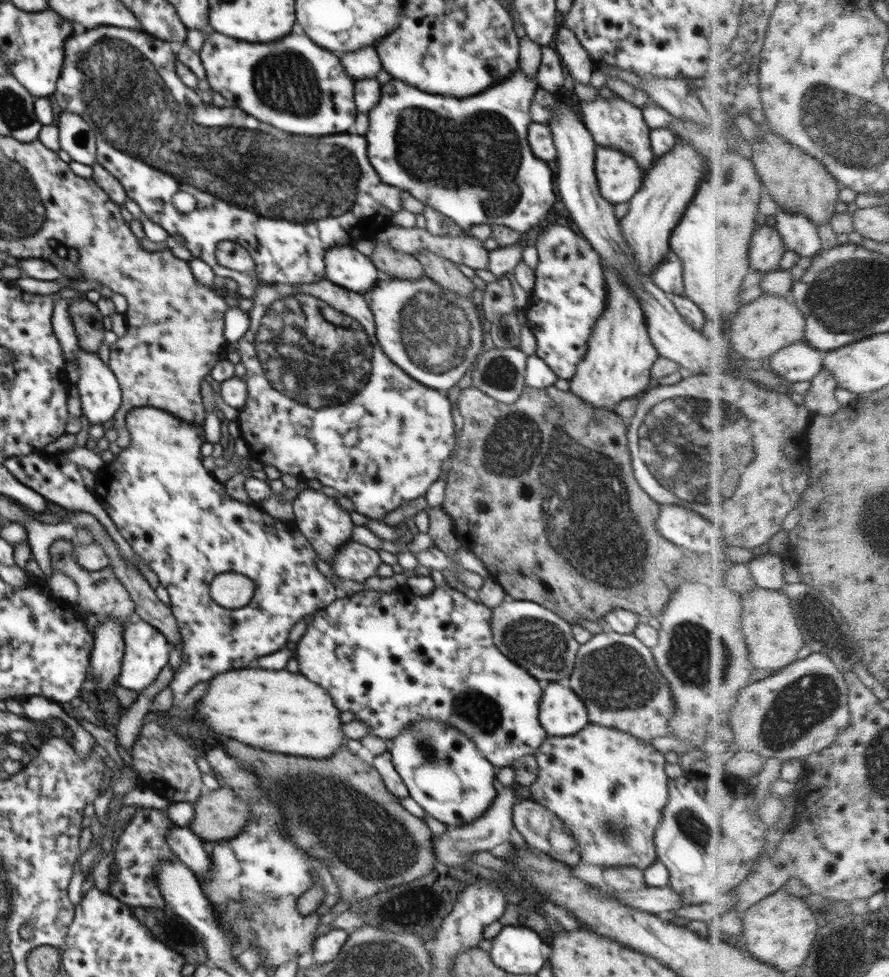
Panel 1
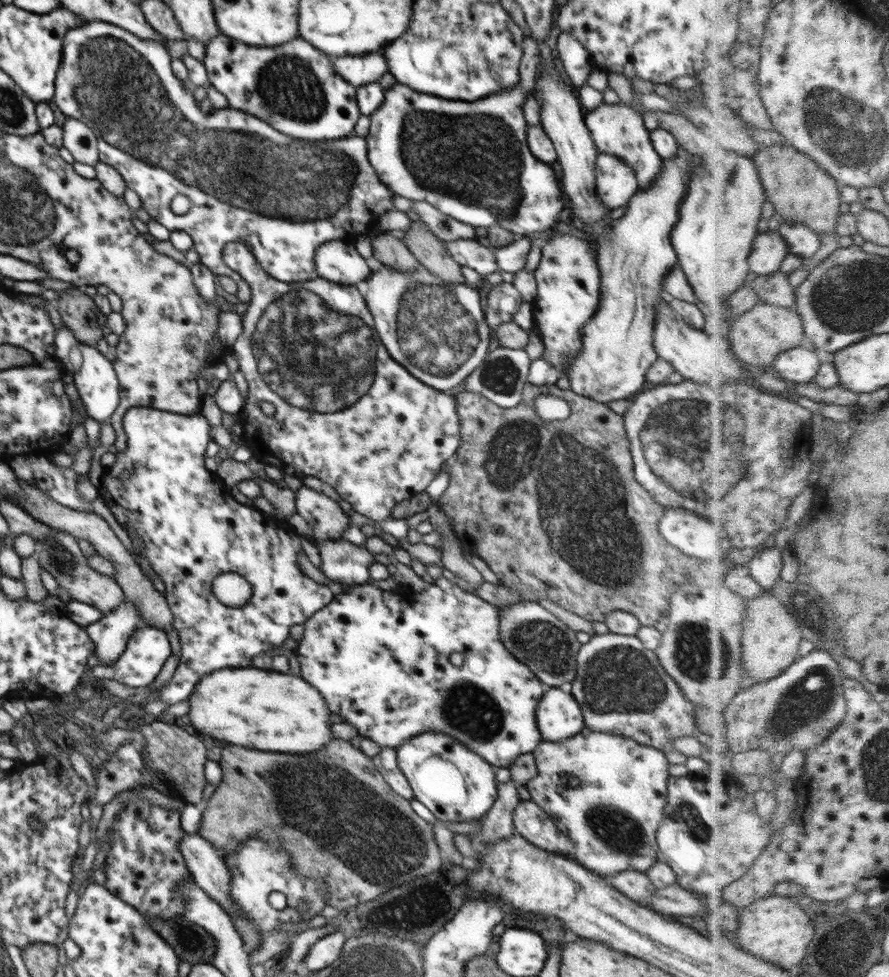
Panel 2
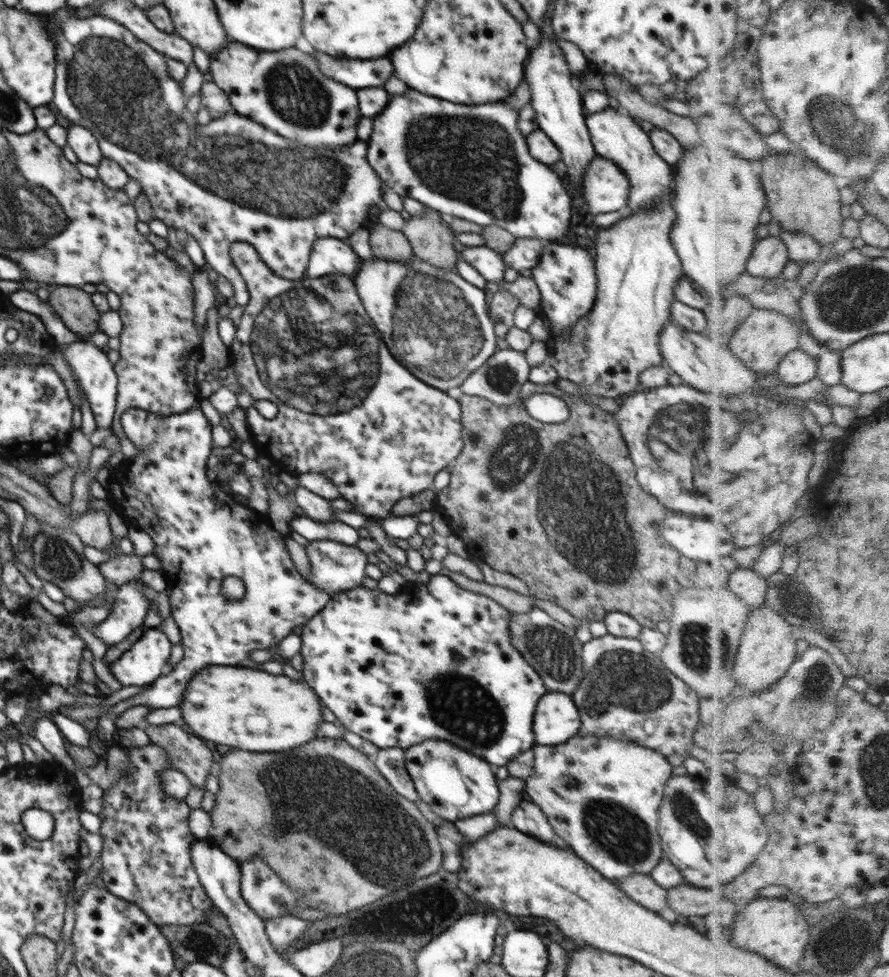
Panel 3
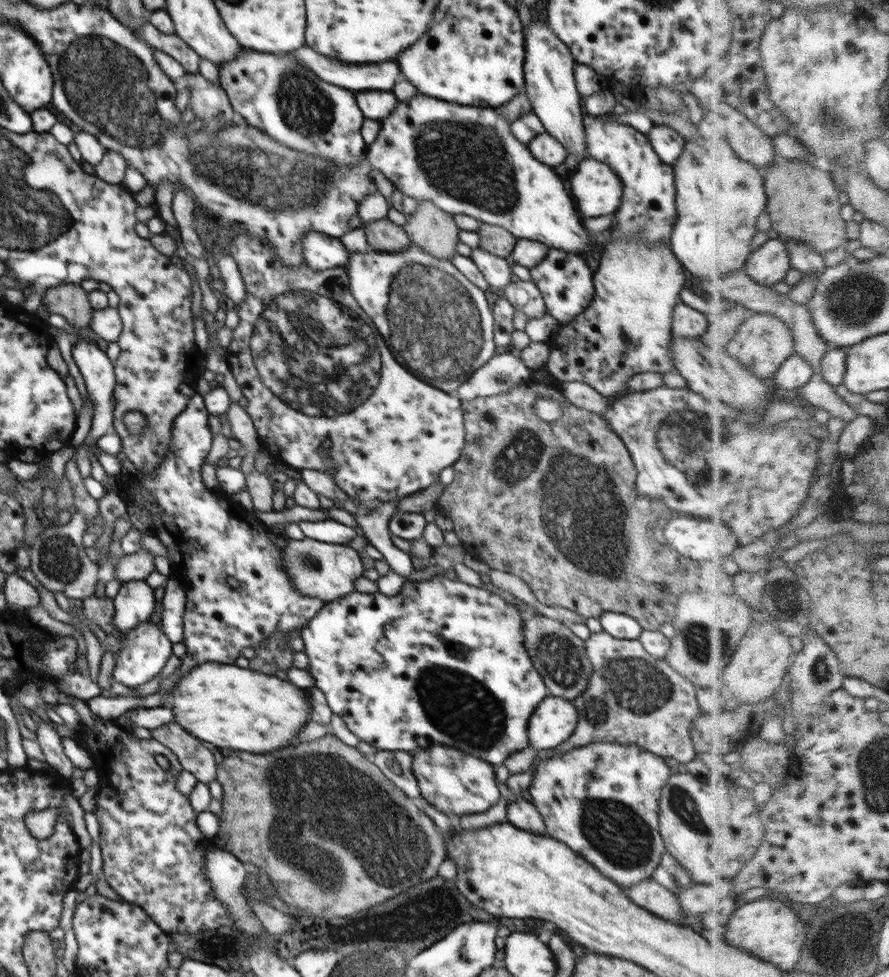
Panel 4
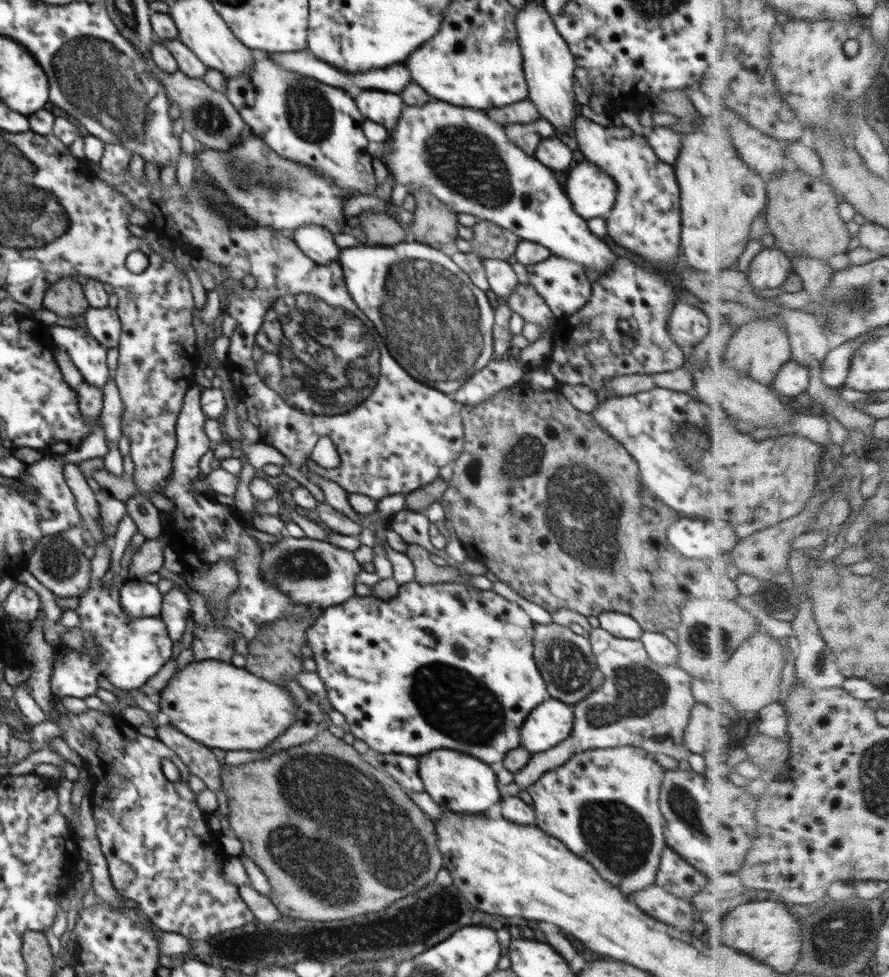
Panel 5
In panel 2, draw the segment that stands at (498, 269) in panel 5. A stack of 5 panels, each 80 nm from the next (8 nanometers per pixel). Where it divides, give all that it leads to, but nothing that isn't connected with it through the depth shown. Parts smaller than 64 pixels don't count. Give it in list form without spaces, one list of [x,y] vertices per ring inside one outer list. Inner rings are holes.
[[[459,238],[458,240],[446,240],[445,247],[450,256],[458,262],[462,269],[470,268],[482,278],[498,271],[498,264],[494,258],[495,252],[490,246],[482,246],[475,239]]]

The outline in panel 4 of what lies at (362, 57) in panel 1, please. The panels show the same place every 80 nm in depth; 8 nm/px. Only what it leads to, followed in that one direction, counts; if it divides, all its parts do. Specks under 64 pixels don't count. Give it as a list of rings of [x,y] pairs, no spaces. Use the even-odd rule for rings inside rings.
[[[308,46],[293,51],[293,58],[302,66],[307,66],[318,78],[354,92],[391,91],[401,73],[401,68],[395,61],[346,64],[338,59],[318,54]]]

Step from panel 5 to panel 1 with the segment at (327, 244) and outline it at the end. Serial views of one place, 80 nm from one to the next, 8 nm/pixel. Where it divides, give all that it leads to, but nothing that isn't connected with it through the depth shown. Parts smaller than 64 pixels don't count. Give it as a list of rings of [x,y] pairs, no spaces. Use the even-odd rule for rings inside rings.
[[[336,245],[325,254],[326,279],[348,290],[367,296],[383,276],[372,260],[354,247]]]

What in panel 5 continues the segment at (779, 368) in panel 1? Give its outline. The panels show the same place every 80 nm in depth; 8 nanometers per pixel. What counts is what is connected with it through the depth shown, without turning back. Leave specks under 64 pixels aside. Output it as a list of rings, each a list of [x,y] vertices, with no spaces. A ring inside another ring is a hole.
[[[793,357],[782,369],[774,382],[774,387],[782,395],[800,396],[811,387],[811,368],[804,366]]]

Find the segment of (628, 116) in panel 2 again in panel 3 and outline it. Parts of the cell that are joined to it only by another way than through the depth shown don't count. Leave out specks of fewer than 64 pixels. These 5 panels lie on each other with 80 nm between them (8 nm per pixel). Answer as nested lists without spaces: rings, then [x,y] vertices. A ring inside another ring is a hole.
[[[605,108],[602,112],[586,113],[585,124],[588,127],[594,151],[598,157],[609,159],[620,167],[620,171],[630,182],[630,196],[627,207],[620,210],[623,217],[635,214],[636,210],[648,209],[666,197],[673,188],[674,167],[668,165],[654,151],[649,134],[640,126],[640,120],[622,109]]]

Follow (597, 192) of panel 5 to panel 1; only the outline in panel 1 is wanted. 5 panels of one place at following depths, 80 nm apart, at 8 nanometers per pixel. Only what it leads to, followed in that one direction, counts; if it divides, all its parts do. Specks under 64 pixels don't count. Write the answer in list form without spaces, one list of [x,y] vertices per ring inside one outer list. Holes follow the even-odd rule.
[[[597,145],[594,164],[600,195],[612,205],[629,203],[640,190],[645,174],[630,155]]]

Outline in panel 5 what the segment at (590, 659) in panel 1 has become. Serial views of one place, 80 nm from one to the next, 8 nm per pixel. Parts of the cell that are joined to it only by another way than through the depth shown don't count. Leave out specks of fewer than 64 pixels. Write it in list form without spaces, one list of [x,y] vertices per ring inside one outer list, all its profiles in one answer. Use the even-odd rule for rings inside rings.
[[[601,627],[592,629],[587,634],[590,646],[595,656],[596,668],[602,674],[602,684],[584,700],[577,702],[574,707],[573,727],[569,738],[560,742],[554,749],[541,753],[533,753],[524,769],[514,773],[514,780],[521,789],[533,785],[546,771],[562,766],[575,754],[589,749],[604,749],[607,747],[634,746],[652,754],[666,754],[683,765],[693,763],[695,755],[686,749],[684,738],[695,698],[691,691],[691,676],[676,666],[658,667],[650,660],[647,650],[640,640],[628,642],[624,638],[615,638]]]

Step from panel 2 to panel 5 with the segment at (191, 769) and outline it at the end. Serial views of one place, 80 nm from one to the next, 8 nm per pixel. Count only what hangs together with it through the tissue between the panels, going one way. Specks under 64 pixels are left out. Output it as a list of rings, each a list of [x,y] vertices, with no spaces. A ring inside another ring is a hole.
[[[167,722],[160,724],[156,732],[157,739],[170,747],[186,764],[191,774],[203,780],[210,790],[216,793],[223,788],[222,765],[218,763],[218,759],[208,747],[190,740]]]

